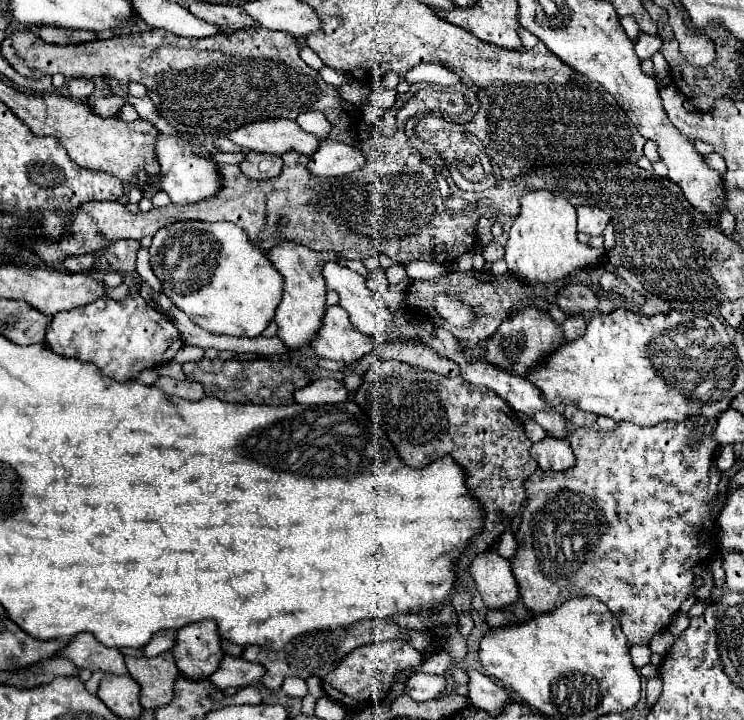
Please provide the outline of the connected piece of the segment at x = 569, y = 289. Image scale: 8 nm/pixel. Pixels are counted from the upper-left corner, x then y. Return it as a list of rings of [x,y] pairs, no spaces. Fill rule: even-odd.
[[[566,284],[558,290],[556,300],[564,314],[588,314],[598,306],[598,296],[584,284]]]

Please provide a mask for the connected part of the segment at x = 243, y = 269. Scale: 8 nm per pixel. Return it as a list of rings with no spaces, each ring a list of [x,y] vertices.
[[[176,222],[158,230],[150,246],[150,266],[160,278],[166,296],[170,296],[172,302],[184,310],[194,324],[212,334],[228,334],[238,338],[260,336],[272,322],[276,306],[280,304],[282,276],[278,270],[274,270],[274,266],[270,266],[264,252],[250,244],[246,232],[228,222]]]

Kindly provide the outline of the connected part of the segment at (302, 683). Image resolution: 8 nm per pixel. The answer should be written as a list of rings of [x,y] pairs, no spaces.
[[[286,678],[280,688],[284,690],[284,694],[294,696],[294,698],[304,698],[308,694],[306,680],[302,680],[302,678]]]

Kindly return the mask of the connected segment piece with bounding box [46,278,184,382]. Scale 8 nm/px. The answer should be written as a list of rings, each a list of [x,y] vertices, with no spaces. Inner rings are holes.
[[[136,278],[136,294],[124,300],[94,300],[86,306],[56,314],[48,326],[46,344],[66,358],[78,358],[82,362],[92,362],[98,370],[114,378],[116,382],[134,380],[142,370],[156,368],[174,358],[174,354],[184,346],[176,326],[170,318],[156,308],[152,308],[140,296],[140,280]]]

